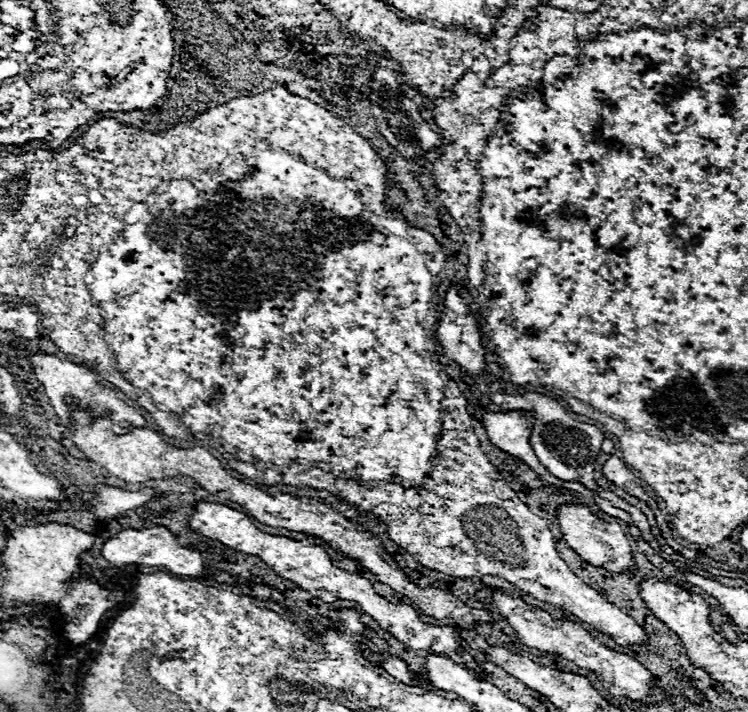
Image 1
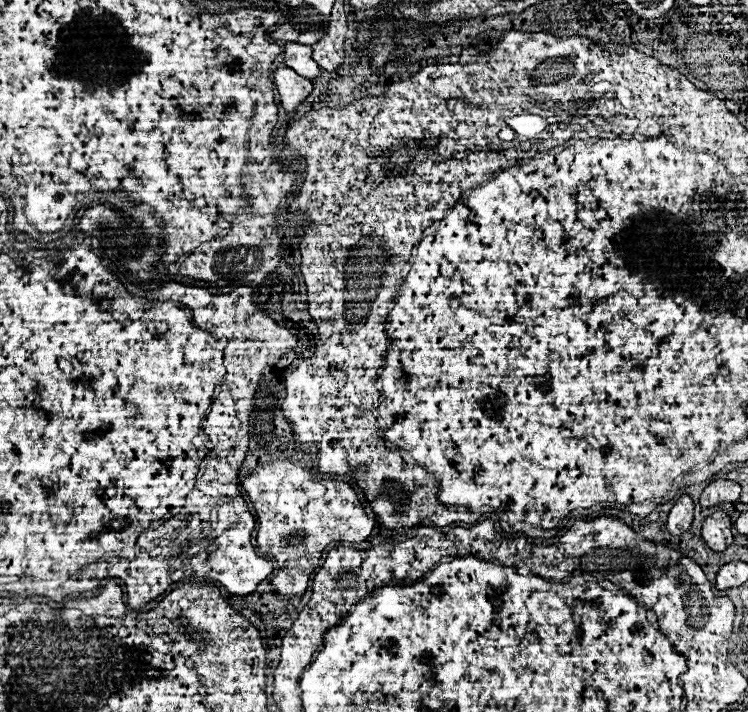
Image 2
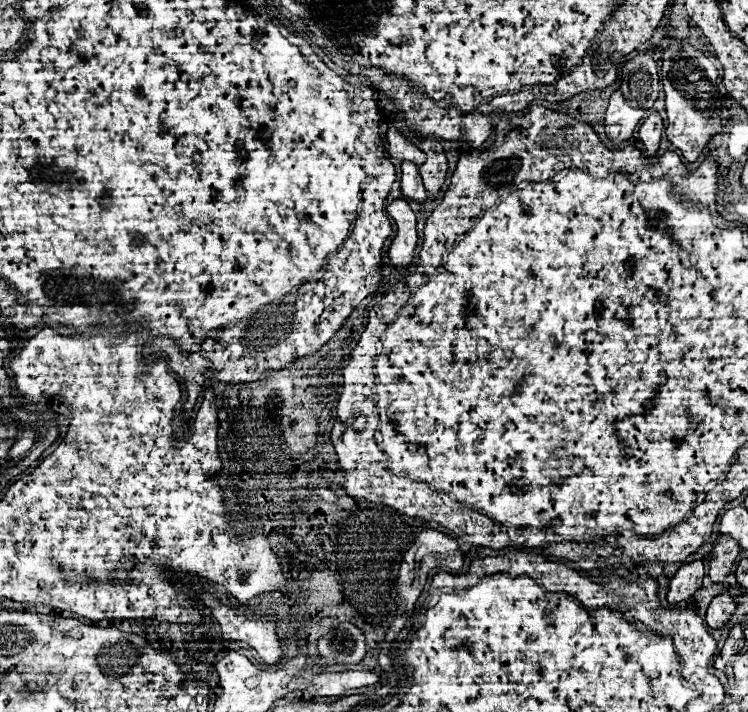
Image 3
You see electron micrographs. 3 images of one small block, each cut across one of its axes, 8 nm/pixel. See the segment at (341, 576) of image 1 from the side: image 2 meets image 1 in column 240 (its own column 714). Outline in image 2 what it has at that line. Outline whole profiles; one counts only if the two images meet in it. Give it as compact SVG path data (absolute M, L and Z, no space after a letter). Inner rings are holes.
M724 510L714 512L704 520L702 526L702 540L714 552L724 552L732 544L732 522Z

